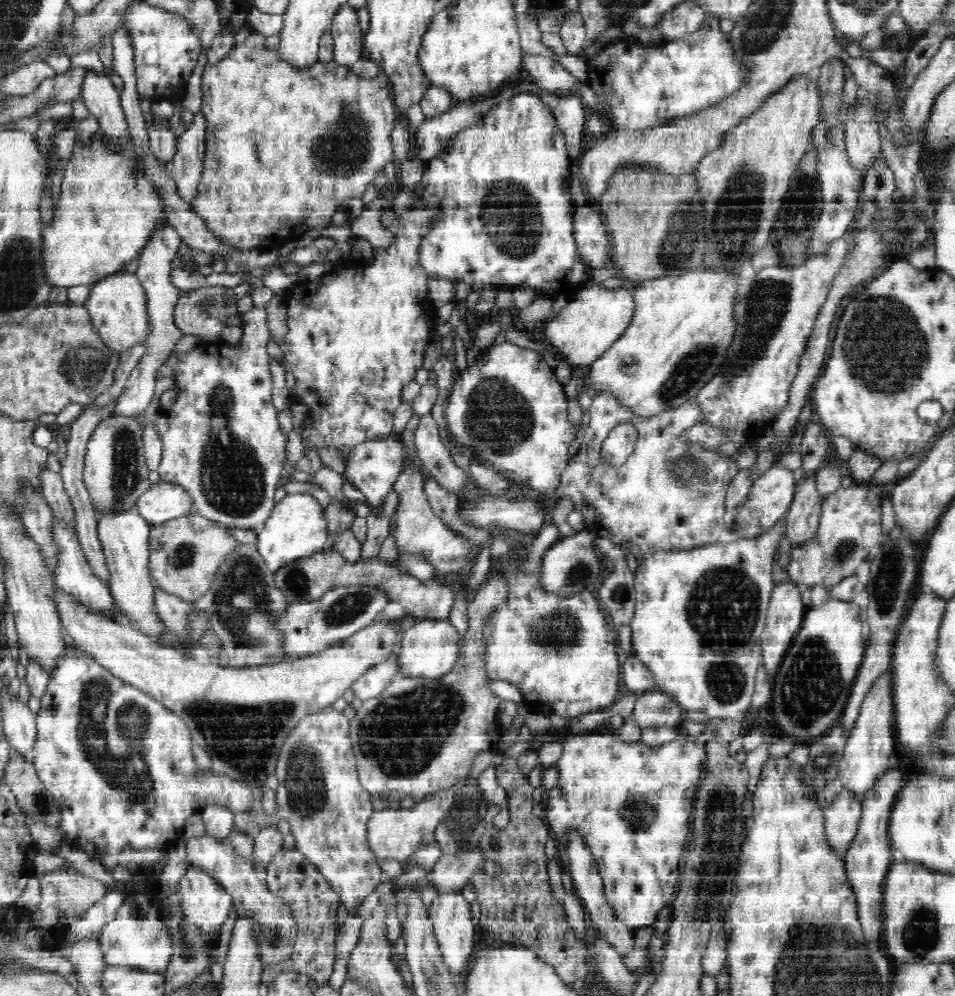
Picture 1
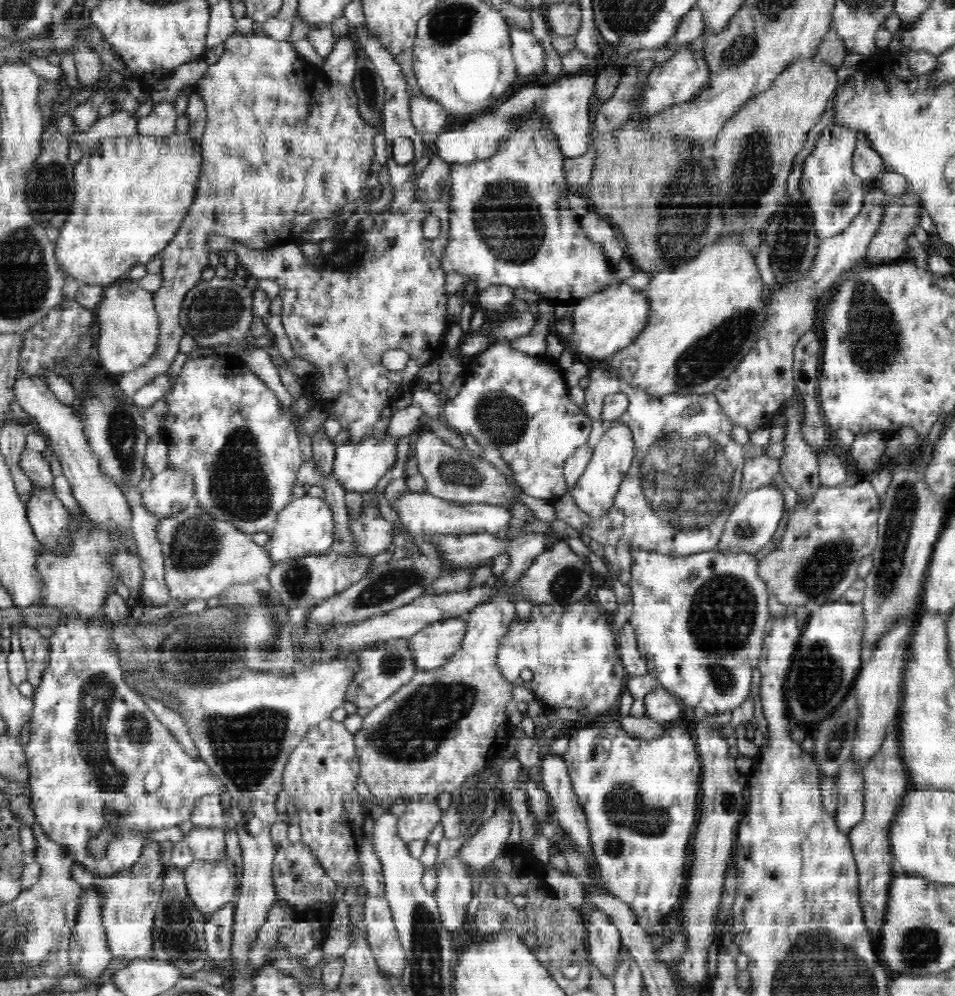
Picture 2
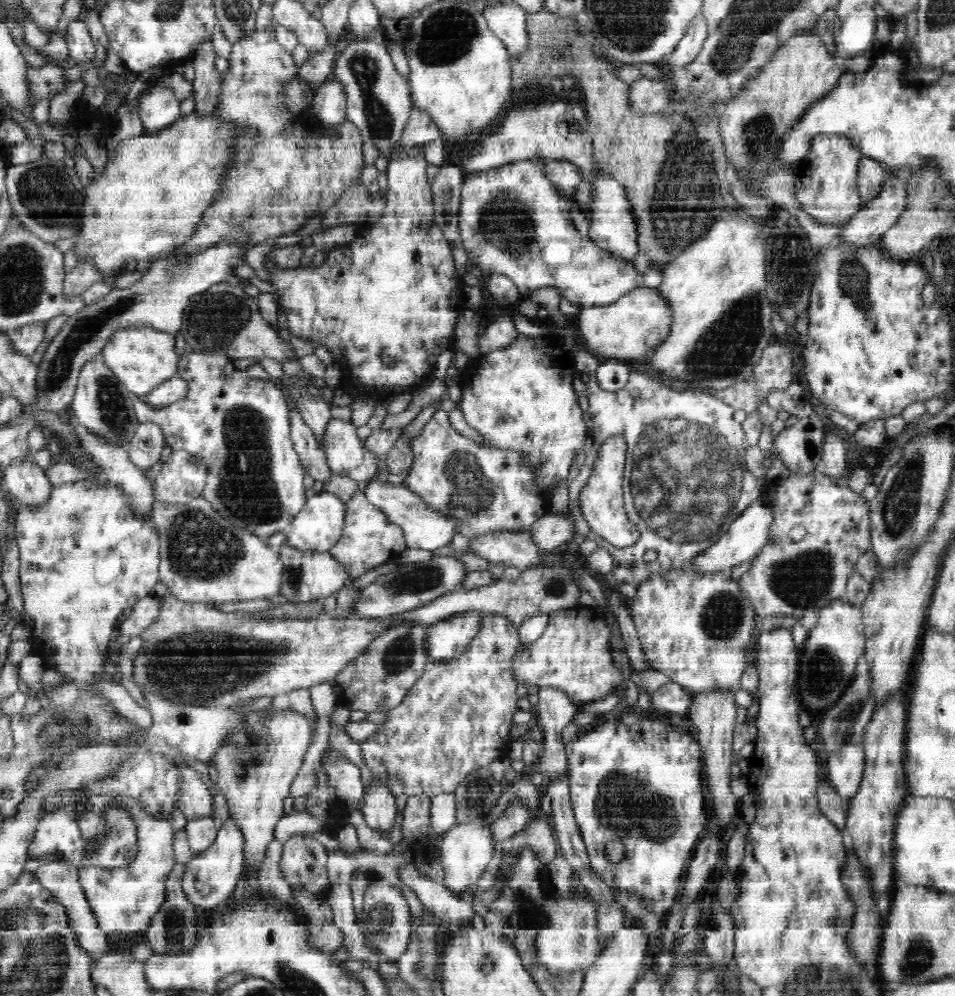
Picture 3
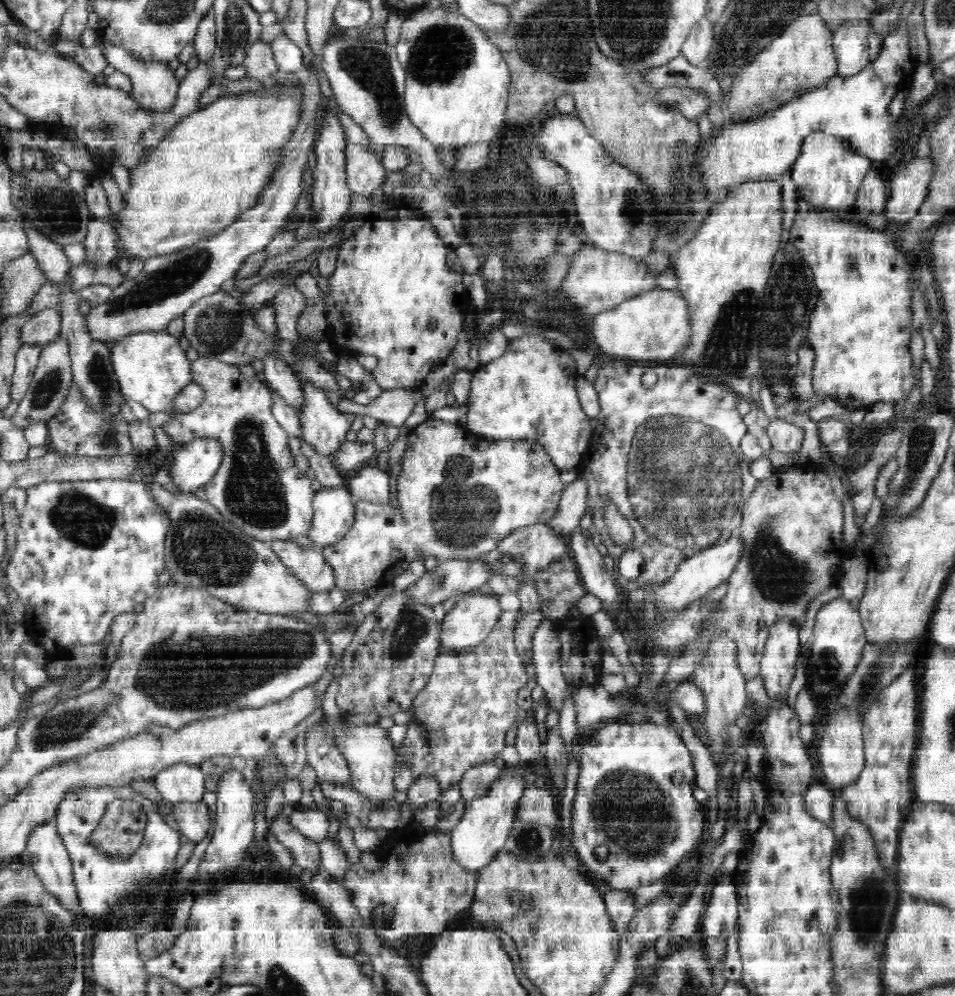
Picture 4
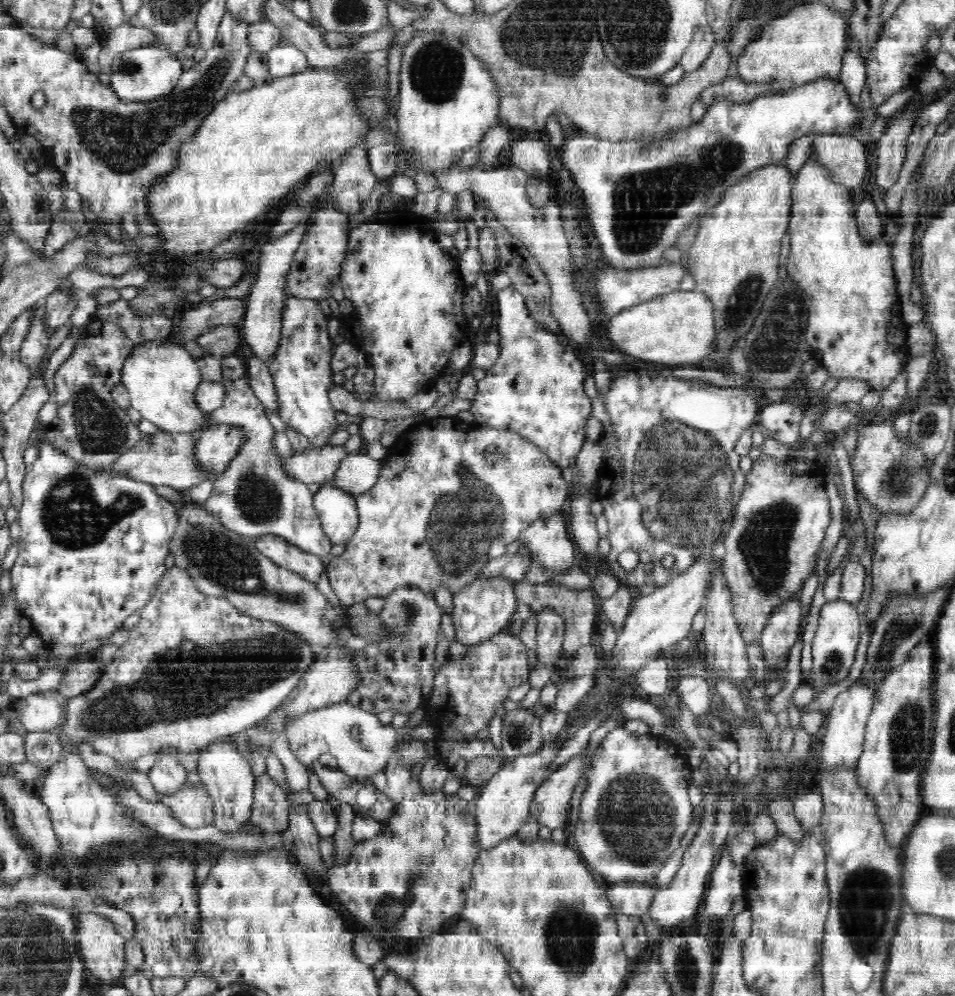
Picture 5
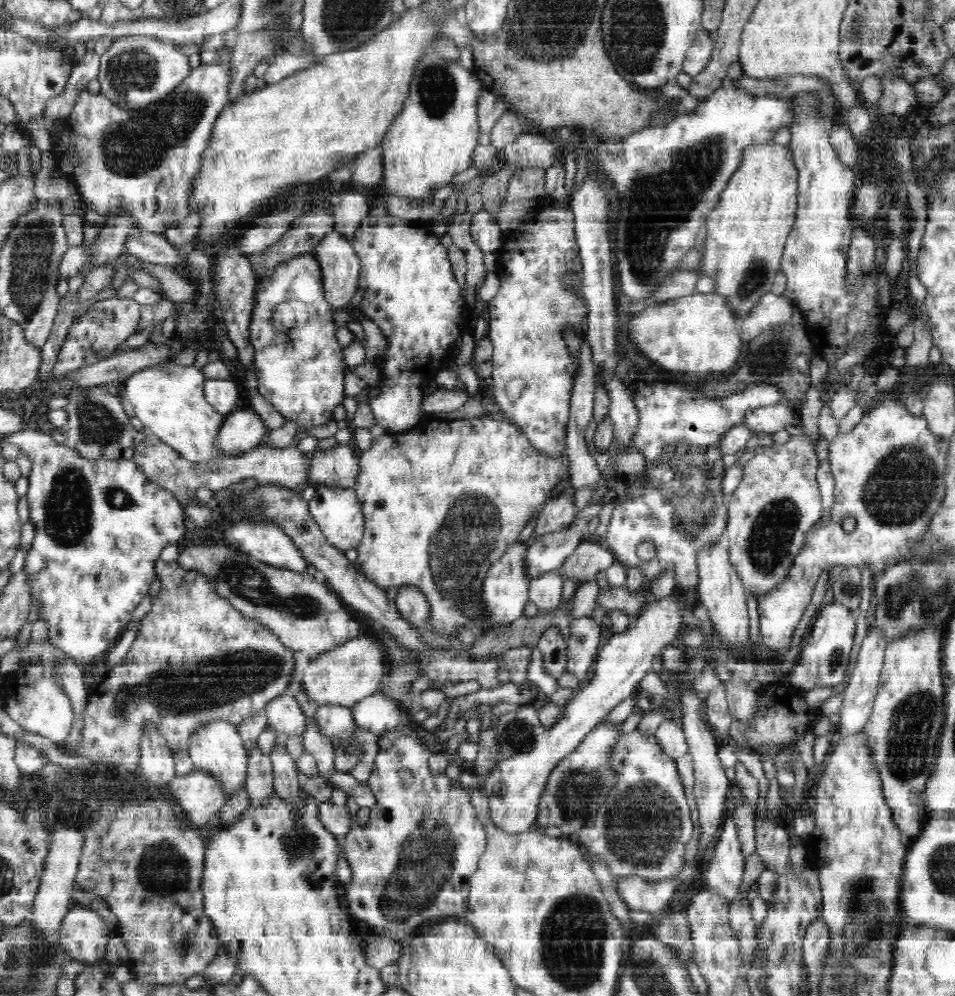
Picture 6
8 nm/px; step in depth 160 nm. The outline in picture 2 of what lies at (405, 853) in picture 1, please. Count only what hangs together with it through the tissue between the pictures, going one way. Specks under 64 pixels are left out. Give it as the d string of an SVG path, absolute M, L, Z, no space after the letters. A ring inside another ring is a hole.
M419 798L407 802L407 809L397 824L397 836L405 843L426 840L441 822L443 810L435 799Z

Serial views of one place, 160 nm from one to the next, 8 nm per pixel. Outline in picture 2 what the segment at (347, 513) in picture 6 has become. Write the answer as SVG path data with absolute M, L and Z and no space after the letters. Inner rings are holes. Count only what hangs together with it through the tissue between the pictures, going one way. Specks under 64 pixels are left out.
M309 495L294 498L276 516L276 528L270 533L268 558L272 563L282 563L288 559L319 555L330 551L334 542L333 512L328 501Z

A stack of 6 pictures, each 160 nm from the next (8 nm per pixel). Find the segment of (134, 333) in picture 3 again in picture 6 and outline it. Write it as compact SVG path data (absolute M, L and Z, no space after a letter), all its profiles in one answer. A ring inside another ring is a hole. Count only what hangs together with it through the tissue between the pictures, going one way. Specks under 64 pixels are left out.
M165 362L133 373L124 383L126 398L145 430L154 433L162 443L176 450L181 458L194 464L224 458L217 451L214 441L226 415L220 414L206 401L206 382L204 374L194 365L176 366Z

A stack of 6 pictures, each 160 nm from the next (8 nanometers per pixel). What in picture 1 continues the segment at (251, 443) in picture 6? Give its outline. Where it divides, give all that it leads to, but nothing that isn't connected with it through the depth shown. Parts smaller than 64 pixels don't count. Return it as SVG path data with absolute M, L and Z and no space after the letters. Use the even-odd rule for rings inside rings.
M162 480L152 483L137 500L135 507L139 516L154 525L194 511L193 500L188 491Z

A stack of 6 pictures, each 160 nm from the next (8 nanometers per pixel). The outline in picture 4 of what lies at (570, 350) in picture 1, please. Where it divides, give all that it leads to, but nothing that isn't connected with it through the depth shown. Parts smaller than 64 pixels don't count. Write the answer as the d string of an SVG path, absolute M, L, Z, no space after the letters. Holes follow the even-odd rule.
M654 289L596 315L596 340L604 353L638 360L670 360L685 350L690 340L689 303L680 292Z

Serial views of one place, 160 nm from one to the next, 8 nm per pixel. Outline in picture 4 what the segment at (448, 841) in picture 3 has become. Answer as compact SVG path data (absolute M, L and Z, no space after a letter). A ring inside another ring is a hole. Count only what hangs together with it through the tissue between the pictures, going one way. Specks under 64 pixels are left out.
M527 765L505 768L498 780L490 785L484 798L466 803L466 810L458 825L451 831L453 859L466 872L478 875L503 850L510 832L517 823L517 806L527 790L527 780L524 778Z

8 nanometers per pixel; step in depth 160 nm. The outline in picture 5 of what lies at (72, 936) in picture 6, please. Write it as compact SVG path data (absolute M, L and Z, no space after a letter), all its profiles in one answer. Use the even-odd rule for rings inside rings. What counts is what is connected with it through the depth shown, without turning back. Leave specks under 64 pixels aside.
M79 914L75 939L79 957L91 976L98 980L120 978L124 968L124 938L103 915Z

